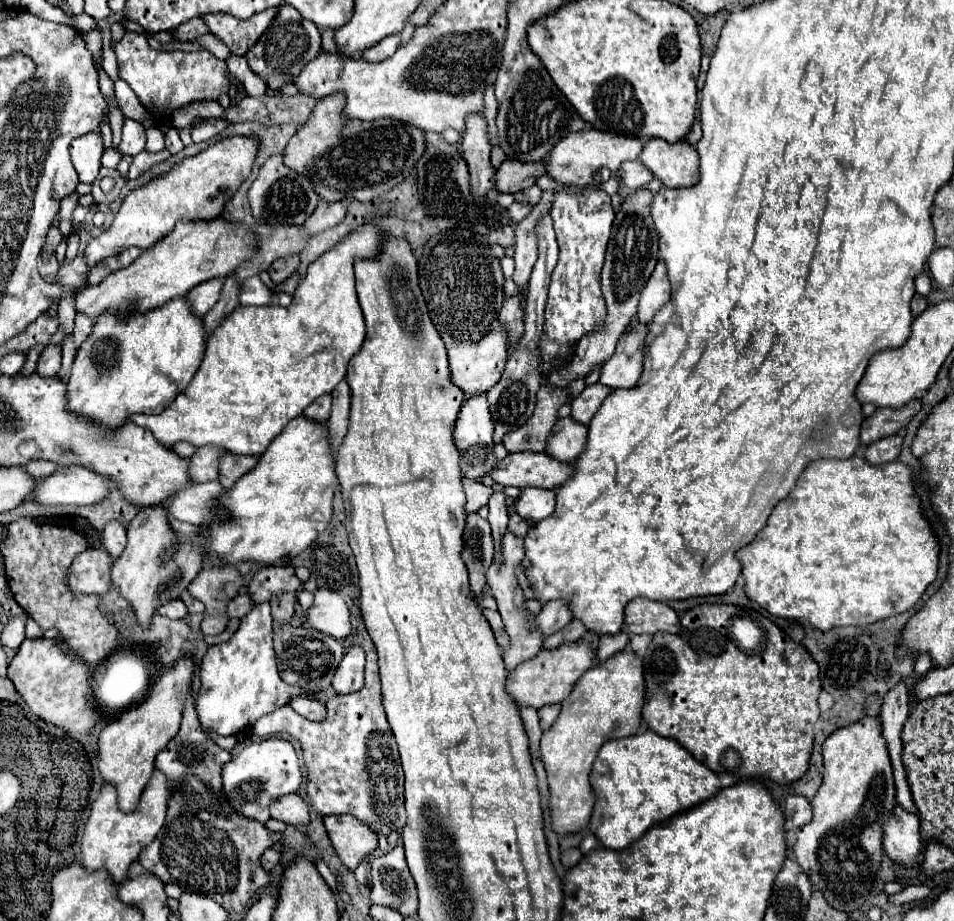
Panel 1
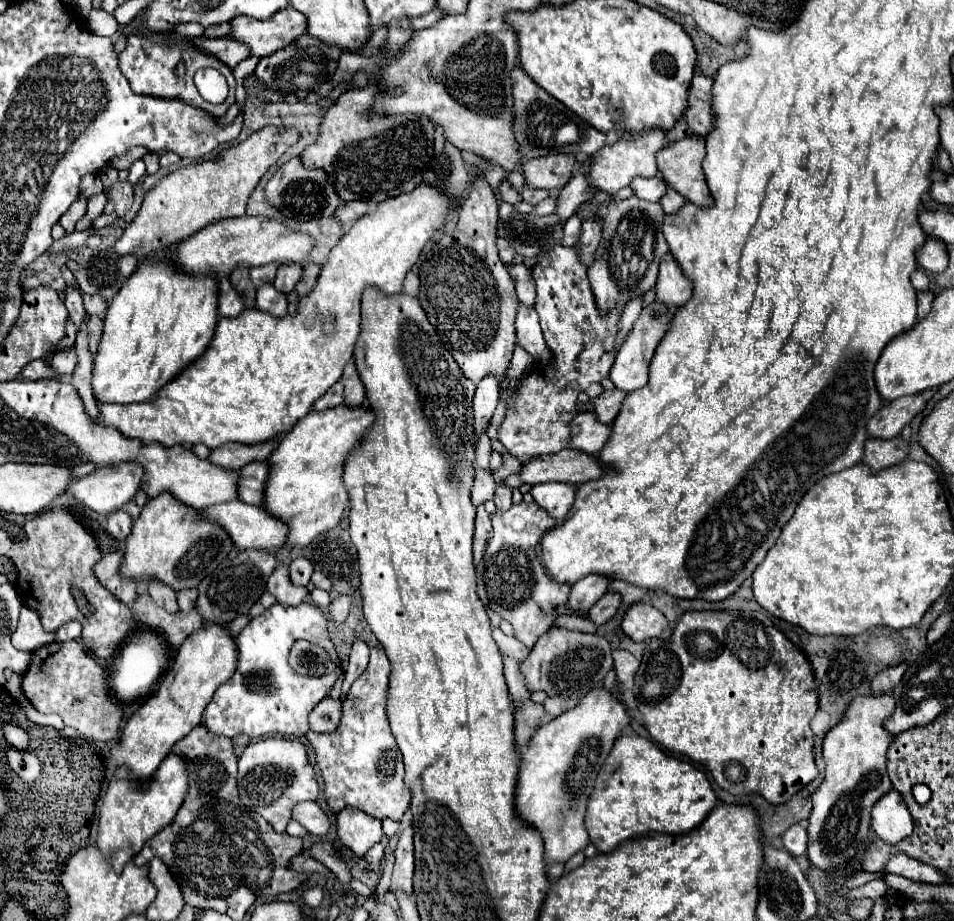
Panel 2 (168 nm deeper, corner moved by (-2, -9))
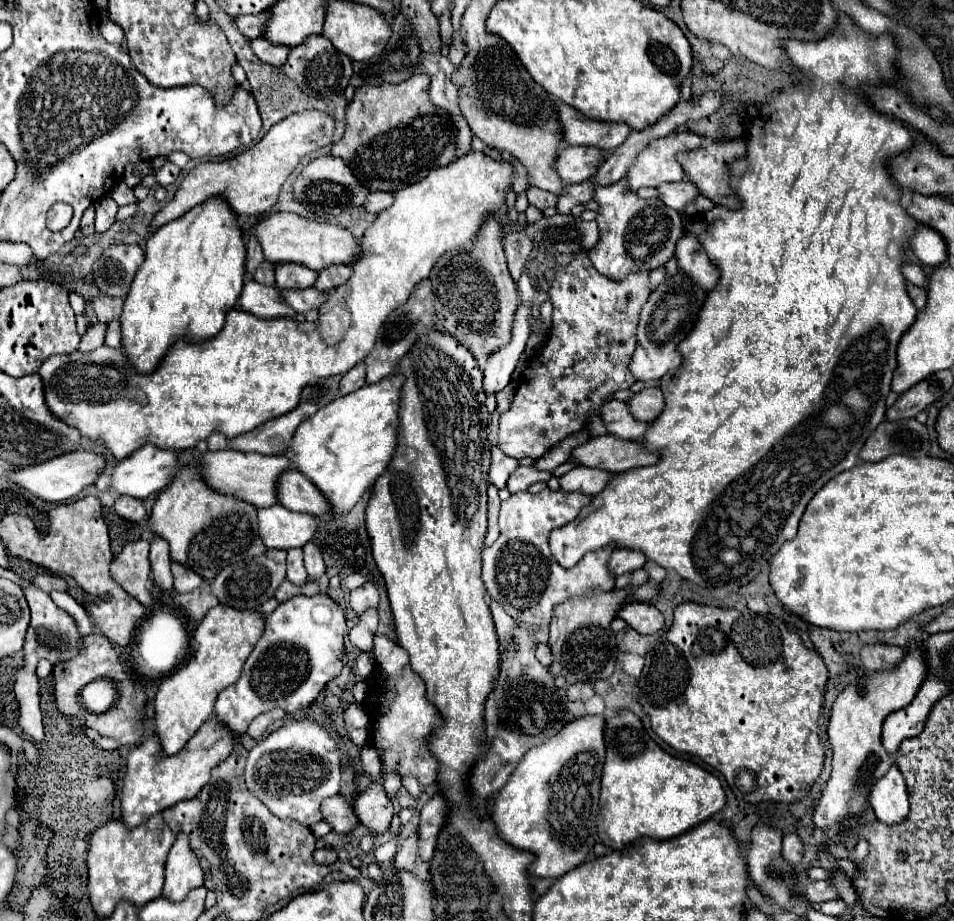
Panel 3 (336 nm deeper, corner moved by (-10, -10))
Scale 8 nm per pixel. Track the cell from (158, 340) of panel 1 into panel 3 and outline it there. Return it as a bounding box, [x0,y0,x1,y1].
[122,196,244,374]

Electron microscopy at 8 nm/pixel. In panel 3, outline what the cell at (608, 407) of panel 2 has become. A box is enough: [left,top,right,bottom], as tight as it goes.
[628,388,664,422]

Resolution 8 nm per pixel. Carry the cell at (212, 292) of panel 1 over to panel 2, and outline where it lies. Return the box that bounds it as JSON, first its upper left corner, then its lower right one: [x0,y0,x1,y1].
[218,281,244,317]

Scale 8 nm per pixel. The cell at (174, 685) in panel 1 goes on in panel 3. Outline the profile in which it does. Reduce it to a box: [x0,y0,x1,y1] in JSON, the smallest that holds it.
[156,606,266,754]

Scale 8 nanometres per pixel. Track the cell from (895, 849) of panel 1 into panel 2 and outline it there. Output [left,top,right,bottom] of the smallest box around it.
[872,789,914,845]

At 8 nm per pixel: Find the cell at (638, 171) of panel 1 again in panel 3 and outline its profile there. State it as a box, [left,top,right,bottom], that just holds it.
[658,180,700,212]

